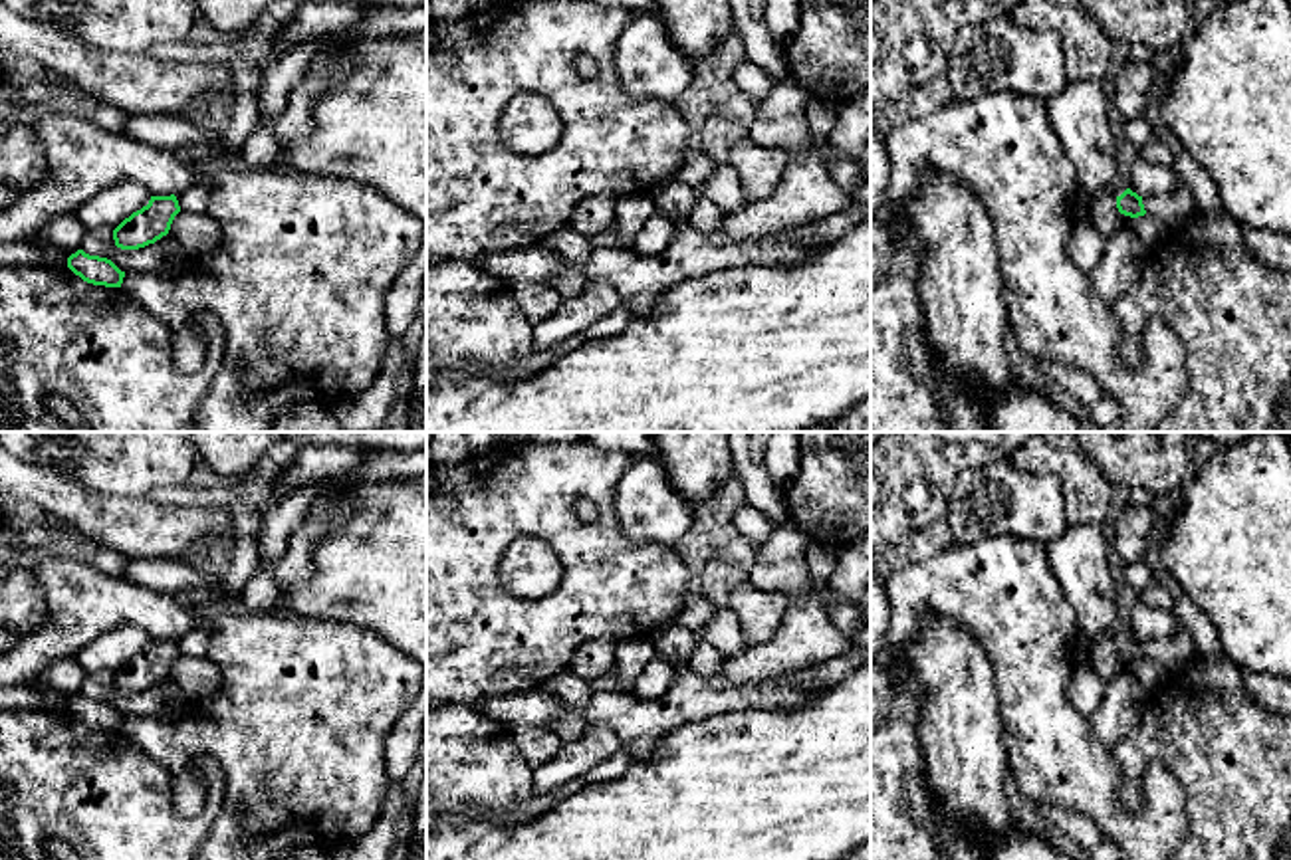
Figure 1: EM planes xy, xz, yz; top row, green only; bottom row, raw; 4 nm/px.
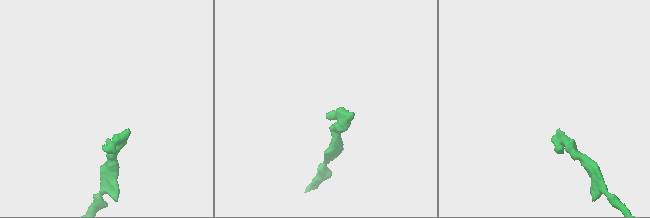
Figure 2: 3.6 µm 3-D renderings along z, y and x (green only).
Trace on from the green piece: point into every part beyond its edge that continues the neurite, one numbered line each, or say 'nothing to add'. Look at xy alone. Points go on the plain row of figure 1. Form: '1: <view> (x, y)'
nothing to add

